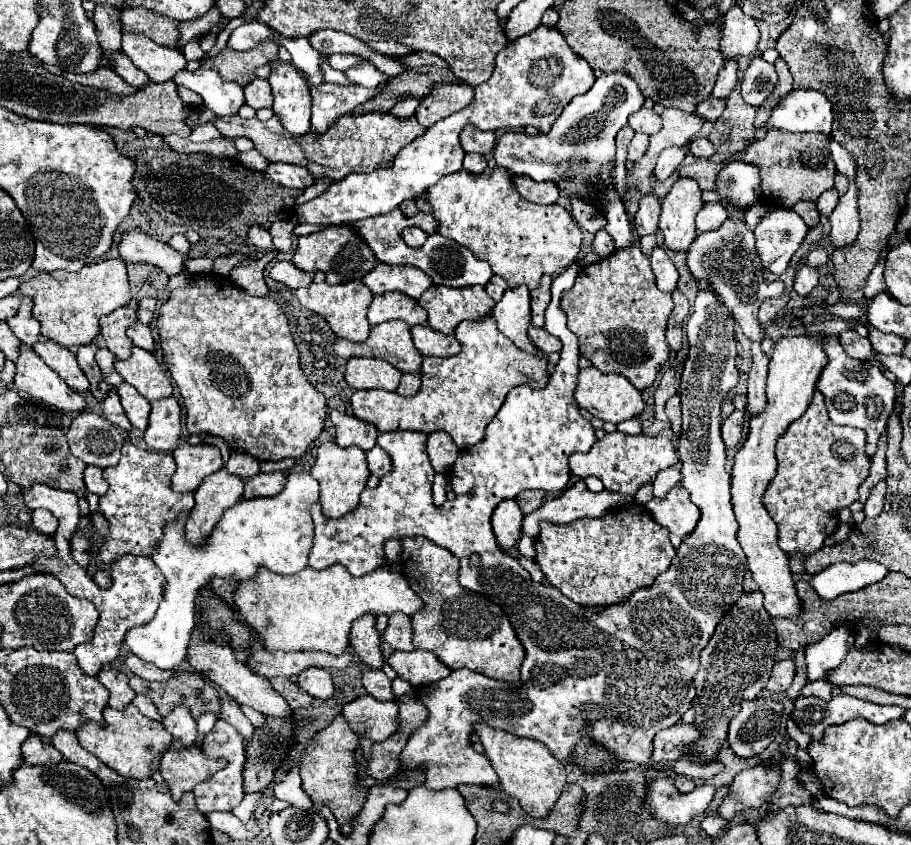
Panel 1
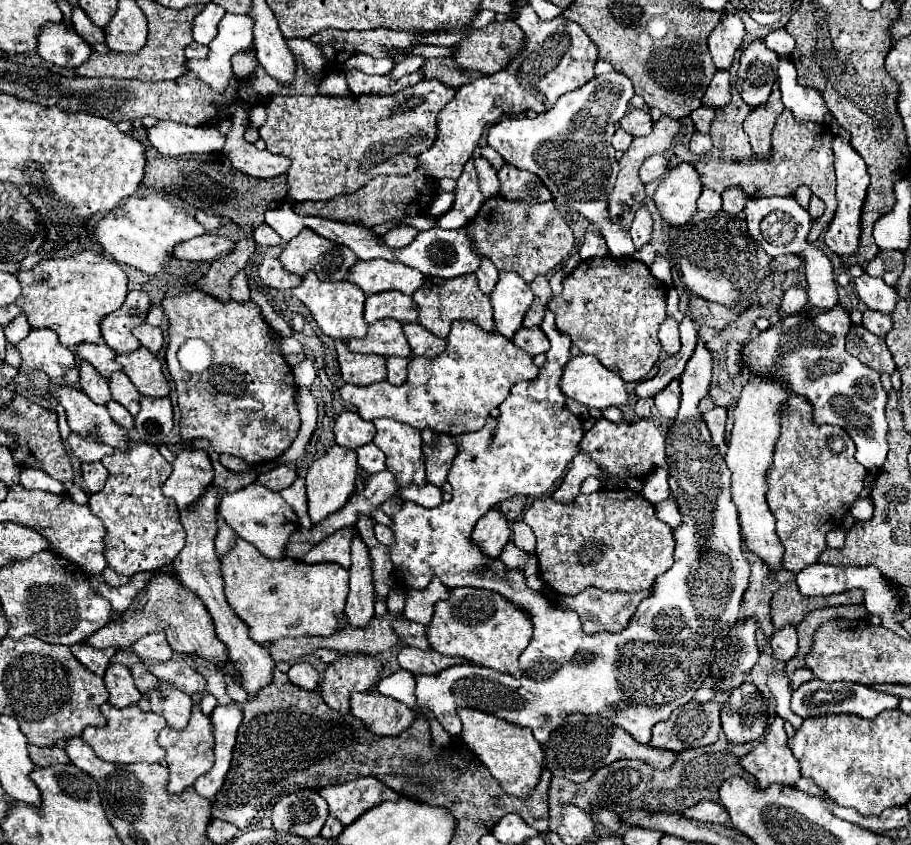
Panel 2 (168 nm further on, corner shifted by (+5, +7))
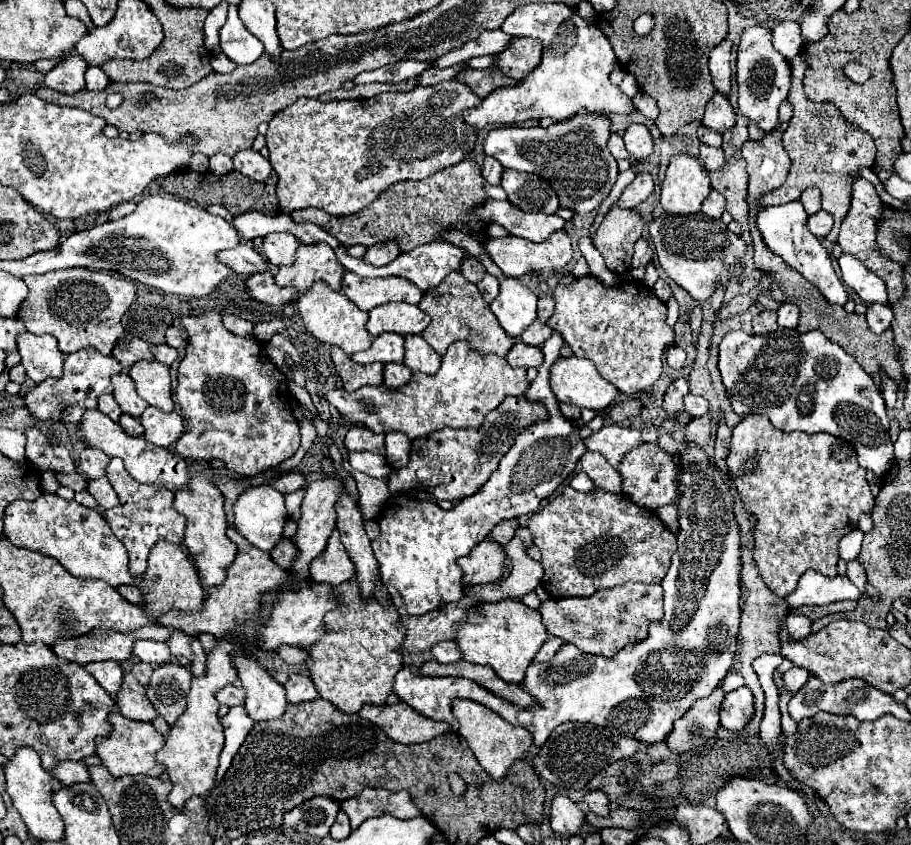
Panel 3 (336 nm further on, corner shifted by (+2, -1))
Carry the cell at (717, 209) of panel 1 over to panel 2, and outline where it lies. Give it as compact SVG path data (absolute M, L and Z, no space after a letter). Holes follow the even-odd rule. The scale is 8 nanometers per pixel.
M703 188L699 200L697 200L697 210L703 210L703 212L719 212L721 210L721 194L715 192L715 190L709 190L709 188Z

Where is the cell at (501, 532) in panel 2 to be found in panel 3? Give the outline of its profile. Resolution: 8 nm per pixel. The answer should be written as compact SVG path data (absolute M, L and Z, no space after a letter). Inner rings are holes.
M486 538L478 546L474 546L470 556L456 560L456 564L462 568L462 584L470 588L496 582L502 576L504 558L504 548Z

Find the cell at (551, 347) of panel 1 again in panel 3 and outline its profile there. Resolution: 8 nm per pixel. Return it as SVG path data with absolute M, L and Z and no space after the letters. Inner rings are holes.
M516 342L510 350L510 354L506 356L506 362L512 366L512 368L538 368L542 364L542 350L540 348L532 348L532 346L526 346L524 342Z

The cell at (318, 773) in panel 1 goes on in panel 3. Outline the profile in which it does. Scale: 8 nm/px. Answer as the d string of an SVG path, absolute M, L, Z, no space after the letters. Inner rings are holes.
M356 576L334 586L332 594L340 600L340 604L336 610L326 612L324 616L324 626L326 626L324 638L304 648L308 652L308 660L304 666L310 672L310 678L316 690L320 692L320 696L326 698L328 702L334 702L334 706L338 706L338 710L344 710L346 714L360 712L360 708L368 702L386 704L386 698L392 694L394 676L402 668L404 654L400 652L400 646L402 646L402 640L406 638L406 628L400 624L400 616L392 606L392 602L388 606L382 606L376 598L362 598Z

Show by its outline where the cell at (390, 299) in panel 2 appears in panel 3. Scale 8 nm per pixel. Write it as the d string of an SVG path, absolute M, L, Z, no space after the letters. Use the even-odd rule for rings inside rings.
M392 302L370 310L368 332L372 336L378 336L382 332L396 332L400 336L408 336L408 334L422 334L428 324L430 316L424 314L418 306Z

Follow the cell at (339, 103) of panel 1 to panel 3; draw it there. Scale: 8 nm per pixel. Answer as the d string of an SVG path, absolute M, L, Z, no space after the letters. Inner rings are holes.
M500 28L498 30L486 30L482 32L476 40L470 40L454 50L450 50L450 54L444 54L442 58L438 58L434 62L434 66L438 68L446 68L446 66L454 66L458 62L466 62L470 58L476 56L484 56L484 54L500 54L502 50L506 50L512 44L512 36L504 34Z

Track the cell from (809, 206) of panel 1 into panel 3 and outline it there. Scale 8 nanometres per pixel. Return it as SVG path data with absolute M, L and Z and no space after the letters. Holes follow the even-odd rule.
M808 188L802 192L800 196L800 202L804 204L804 210L812 216L816 214L818 210L822 210L822 204L820 204L820 190L818 188Z

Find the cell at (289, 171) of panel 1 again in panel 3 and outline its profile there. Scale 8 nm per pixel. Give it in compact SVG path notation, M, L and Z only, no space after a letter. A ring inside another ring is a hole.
M250 148L250 150L238 150L234 154L234 170L242 172L244 176L256 182L264 182L272 172L272 164L260 152Z

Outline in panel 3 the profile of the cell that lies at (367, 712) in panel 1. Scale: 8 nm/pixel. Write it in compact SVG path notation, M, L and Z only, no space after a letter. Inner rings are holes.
M398 702L392 706L366 704L360 710L360 716L380 726L386 736L390 736L394 742L400 744L430 742L432 738L446 734L450 730L446 722L436 722L432 718L426 718L414 712L410 706L406 706L406 702Z

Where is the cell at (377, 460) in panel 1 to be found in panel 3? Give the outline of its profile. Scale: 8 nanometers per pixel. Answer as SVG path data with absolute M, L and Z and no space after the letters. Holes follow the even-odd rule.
M348 452L348 462L352 468L372 476L372 478L386 478L392 468L380 454L366 454L366 452Z

